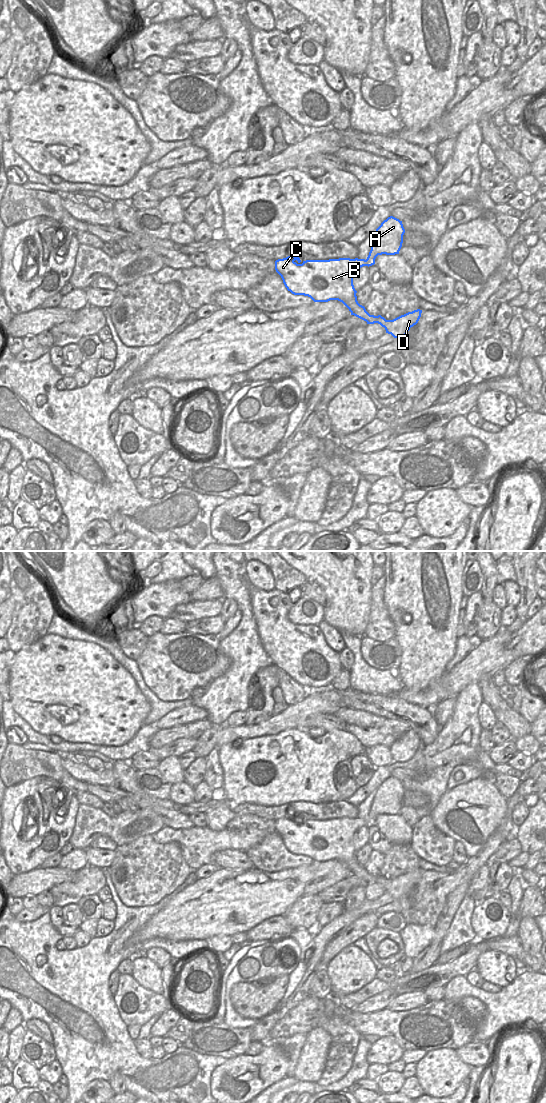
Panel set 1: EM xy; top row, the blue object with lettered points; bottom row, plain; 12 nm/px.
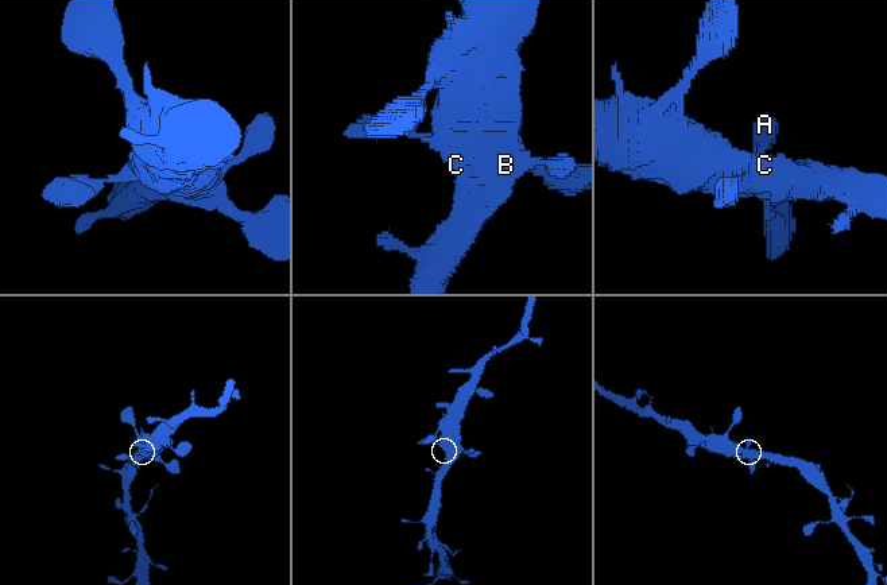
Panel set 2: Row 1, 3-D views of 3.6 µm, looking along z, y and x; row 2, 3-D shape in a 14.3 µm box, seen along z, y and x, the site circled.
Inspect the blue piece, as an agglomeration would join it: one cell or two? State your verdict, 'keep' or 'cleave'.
keep

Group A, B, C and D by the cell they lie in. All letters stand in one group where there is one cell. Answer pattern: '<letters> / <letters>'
A B C D

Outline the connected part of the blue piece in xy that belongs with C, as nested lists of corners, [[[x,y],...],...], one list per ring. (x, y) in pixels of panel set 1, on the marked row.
[[[390,216],[376,229],[366,260],[358,258],[306,260],[301,264],[299,257],[288,256],[275,261],[275,270],[292,294],[308,296],[314,302],[338,300],[349,309],[351,315],[366,321],[367,324],[380,324],[386,333],[399,339],[418,323],[422,310],[408,312],[393,320],[386,320],[381,315],[370,315],[357,301],[353,276],[359,268],[374,265],[378,255],[399,254],[404,233],[402,221]]]

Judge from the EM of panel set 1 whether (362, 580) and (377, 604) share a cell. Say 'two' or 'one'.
two

